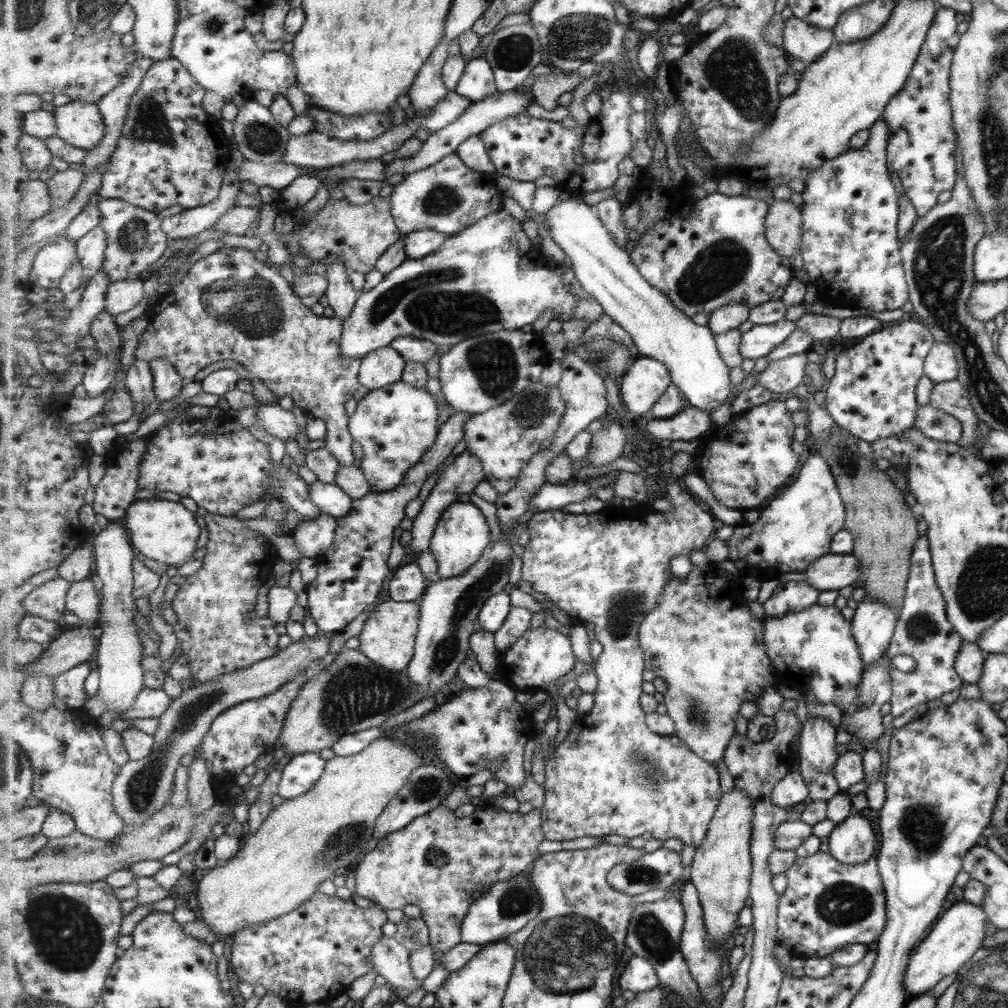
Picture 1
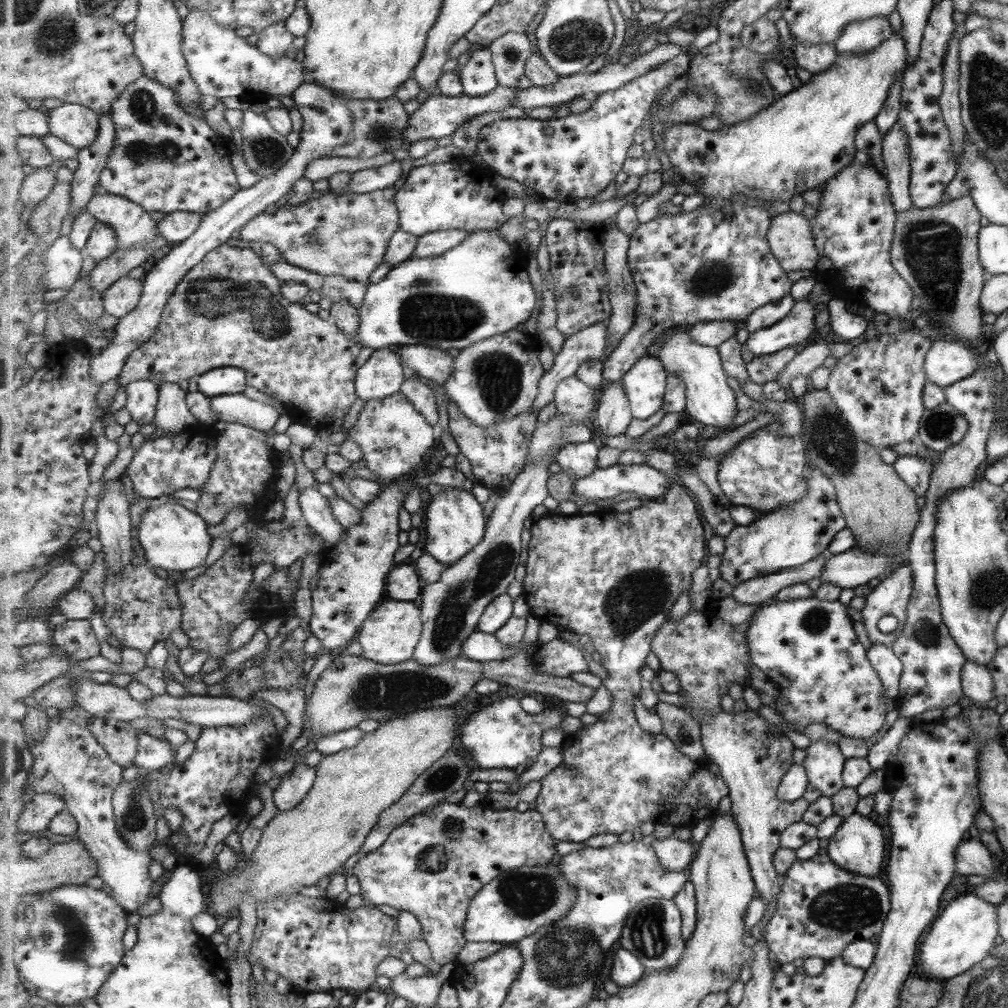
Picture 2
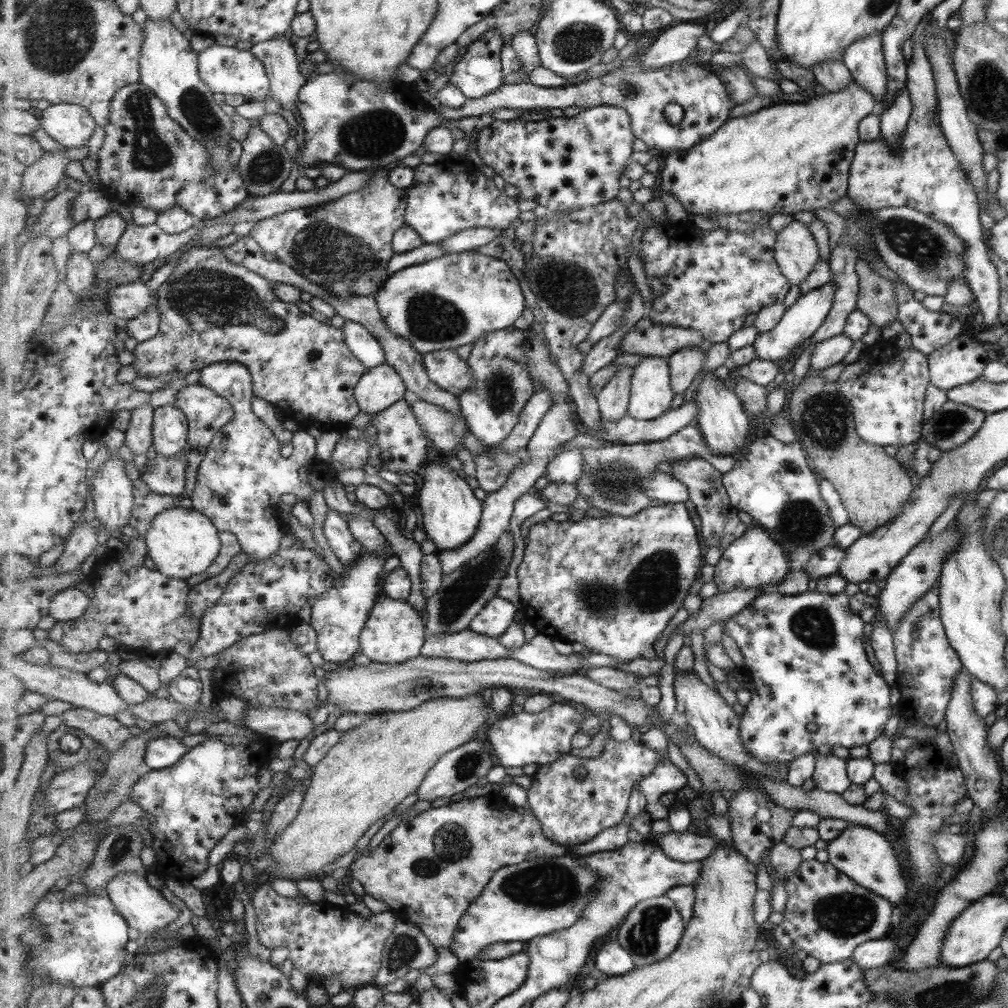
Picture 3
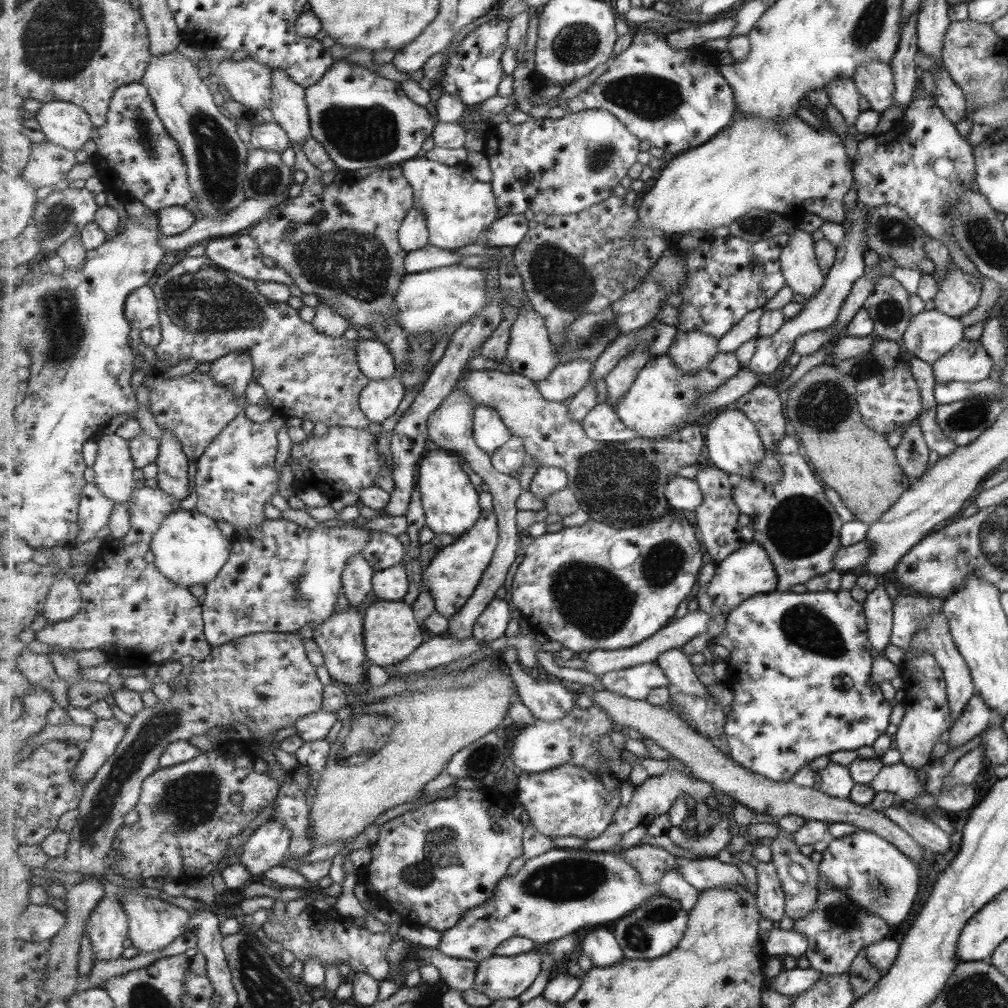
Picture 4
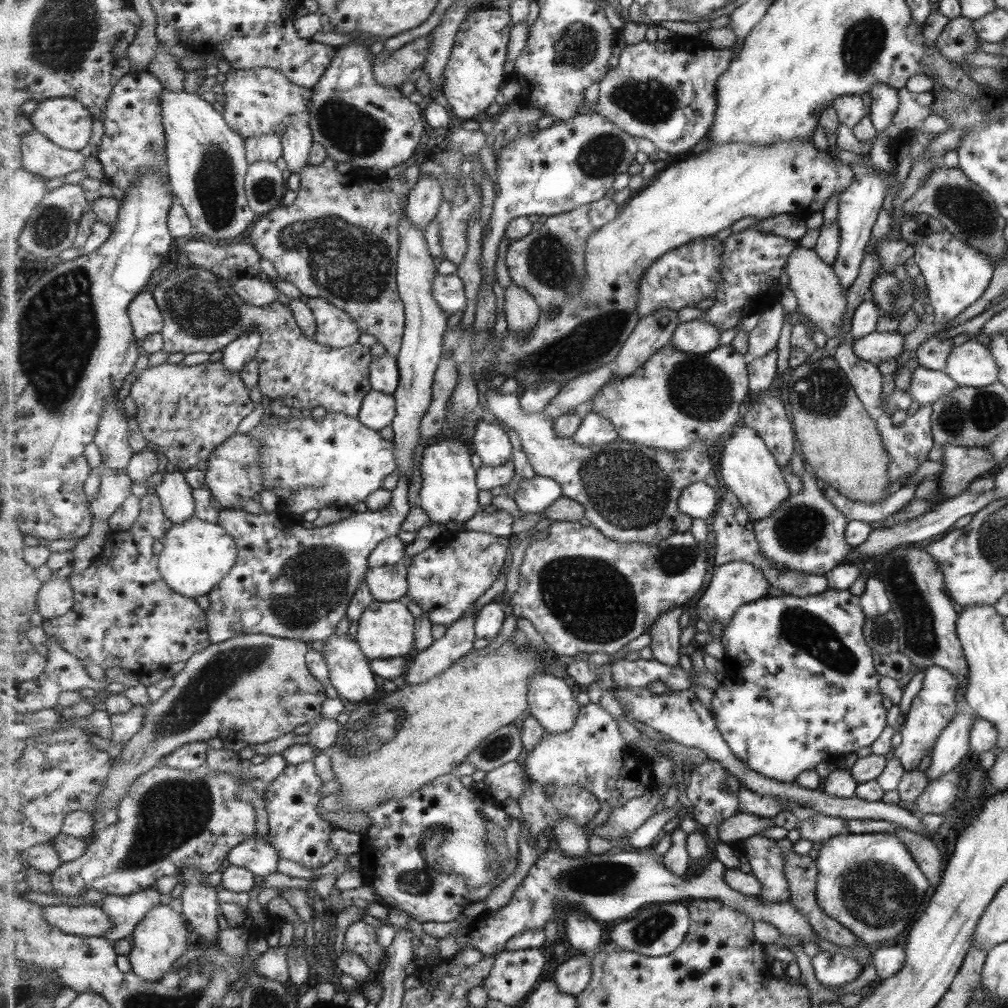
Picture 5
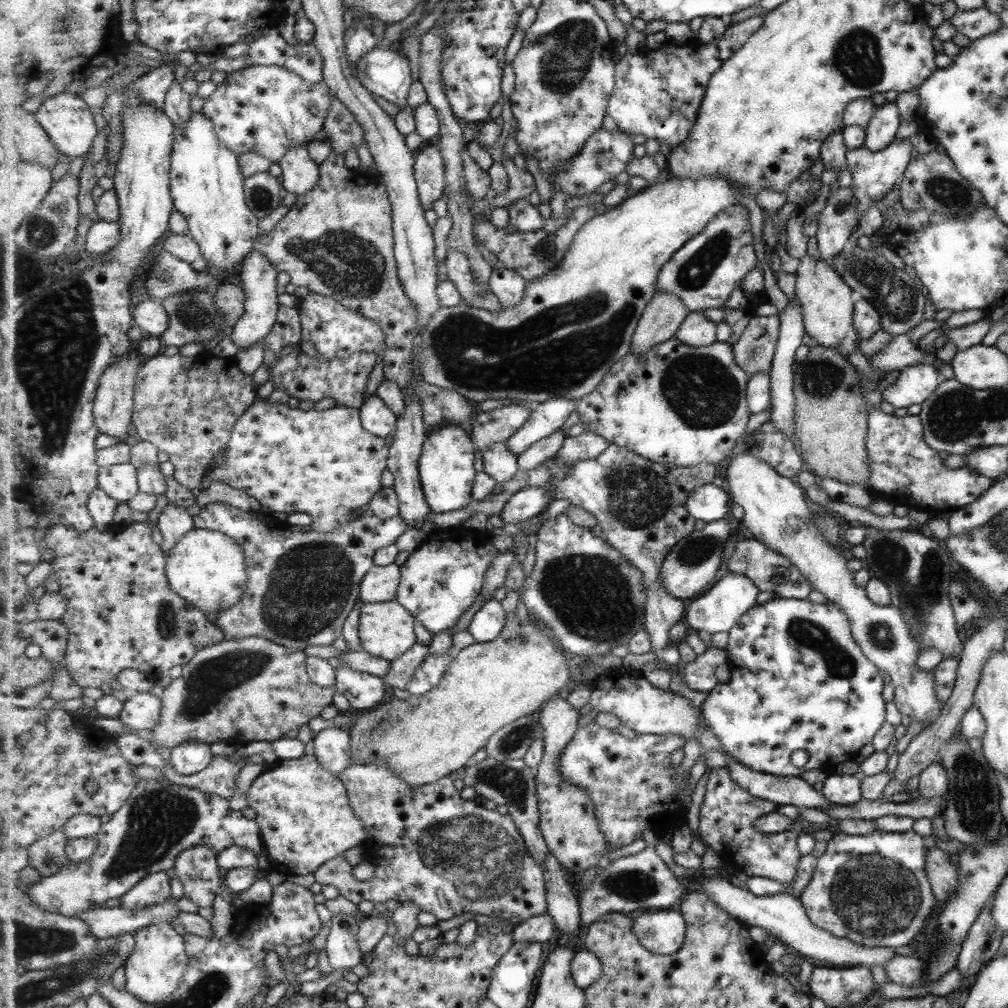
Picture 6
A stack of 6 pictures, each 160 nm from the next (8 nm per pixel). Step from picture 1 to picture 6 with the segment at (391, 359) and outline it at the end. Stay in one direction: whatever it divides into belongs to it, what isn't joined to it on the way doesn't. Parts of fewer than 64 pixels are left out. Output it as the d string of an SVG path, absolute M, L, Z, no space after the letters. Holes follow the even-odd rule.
M377 394L369 396L360 410L365 431L381 439L396 435L398 416Z

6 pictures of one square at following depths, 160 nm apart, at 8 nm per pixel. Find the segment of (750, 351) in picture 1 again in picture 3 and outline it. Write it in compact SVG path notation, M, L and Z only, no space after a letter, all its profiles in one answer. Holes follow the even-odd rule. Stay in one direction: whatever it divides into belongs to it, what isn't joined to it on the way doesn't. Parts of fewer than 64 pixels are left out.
M831 282L809 291L809 294L801 295L783 315L780 323L771 332L765 332L755 341L754 347L758 358L761 360L772 360L778 363L779 360L791 360L795 357L799 344L805 343L809 337L821 326L831 308L835 294L835 285Z

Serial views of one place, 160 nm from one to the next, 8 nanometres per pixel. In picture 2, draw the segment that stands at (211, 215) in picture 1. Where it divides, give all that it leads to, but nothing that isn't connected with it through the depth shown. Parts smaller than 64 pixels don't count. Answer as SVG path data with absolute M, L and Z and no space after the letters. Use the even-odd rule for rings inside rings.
M175 211L166 213L158 222L160 233L172 244L185 242L198 228L203 214Z

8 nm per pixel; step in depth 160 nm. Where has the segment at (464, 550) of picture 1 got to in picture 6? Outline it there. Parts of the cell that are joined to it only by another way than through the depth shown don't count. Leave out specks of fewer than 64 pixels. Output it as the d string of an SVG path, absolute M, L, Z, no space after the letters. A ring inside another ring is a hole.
M459 425L435 427L425 440L424 452L420 458L420 477L426 499L433 513L443 514L465 508L471 500L476 481L475 446L469 434Z

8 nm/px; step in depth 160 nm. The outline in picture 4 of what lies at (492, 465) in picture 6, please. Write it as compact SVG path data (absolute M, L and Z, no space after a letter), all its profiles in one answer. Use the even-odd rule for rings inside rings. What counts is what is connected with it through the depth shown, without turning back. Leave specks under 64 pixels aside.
M478 405L475 409L474 434L476 444L489 456L505 447L514 436L501 419L501 413L487 405Z

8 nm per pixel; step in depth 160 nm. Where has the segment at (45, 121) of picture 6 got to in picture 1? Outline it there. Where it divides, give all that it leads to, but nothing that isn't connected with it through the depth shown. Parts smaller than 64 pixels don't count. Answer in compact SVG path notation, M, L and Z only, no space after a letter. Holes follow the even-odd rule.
M72 100L56 107L54 117L58 126L56 135L77 148L93 150L105 136L106 124L98 104Z

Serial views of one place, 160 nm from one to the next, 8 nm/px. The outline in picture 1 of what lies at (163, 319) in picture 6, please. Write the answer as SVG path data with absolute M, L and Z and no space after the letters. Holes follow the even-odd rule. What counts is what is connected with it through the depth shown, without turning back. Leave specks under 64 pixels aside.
M127 279L112 282L107 291L105 311L114 317L135 308L145 300L144 279Z

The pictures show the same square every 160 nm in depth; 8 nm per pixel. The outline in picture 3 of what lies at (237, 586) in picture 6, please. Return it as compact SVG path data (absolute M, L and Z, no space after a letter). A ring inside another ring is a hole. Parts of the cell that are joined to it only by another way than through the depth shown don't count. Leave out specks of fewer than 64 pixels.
M173 508L157 516L149 529L147 544L148 556L155 562L155 568L167 576L183 580L207 572L221 552L219 529L207 516L193 508Z

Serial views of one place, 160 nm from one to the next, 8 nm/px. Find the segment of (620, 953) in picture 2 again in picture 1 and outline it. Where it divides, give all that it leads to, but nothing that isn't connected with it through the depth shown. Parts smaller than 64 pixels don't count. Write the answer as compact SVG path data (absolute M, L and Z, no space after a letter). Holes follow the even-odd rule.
M631 955L628 967L621 973L618 984L622 991L631 991L638 995L658 987L661 981L650 960Z

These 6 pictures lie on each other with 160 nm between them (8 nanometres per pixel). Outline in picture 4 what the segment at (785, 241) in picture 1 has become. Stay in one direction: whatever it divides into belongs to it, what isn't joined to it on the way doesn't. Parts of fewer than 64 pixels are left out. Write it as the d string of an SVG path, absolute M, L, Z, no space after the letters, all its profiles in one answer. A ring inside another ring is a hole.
M796 229L789 244L781 255L781 264L788 286L793 292L800 294L805 302L813 298L823 286L825 274L817 264L815 255L815 243L810 233Z

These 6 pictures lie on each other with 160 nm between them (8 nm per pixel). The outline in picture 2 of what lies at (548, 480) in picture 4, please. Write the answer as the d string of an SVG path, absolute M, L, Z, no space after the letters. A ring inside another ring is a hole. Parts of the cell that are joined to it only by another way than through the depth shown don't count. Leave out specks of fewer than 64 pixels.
M595 442L569 444L556 454L556 462L561 466L561 472L567 472L575 481L591 476L597 470L599 449Z

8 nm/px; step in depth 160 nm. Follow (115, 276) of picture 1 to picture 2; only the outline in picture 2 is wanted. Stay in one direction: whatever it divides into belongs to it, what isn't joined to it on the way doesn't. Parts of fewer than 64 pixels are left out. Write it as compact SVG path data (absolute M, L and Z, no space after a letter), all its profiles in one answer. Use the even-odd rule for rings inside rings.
M97 193L86 210L117 231L119 250L147 246L160 232L158 222L151 219L151 212L121 195Z

